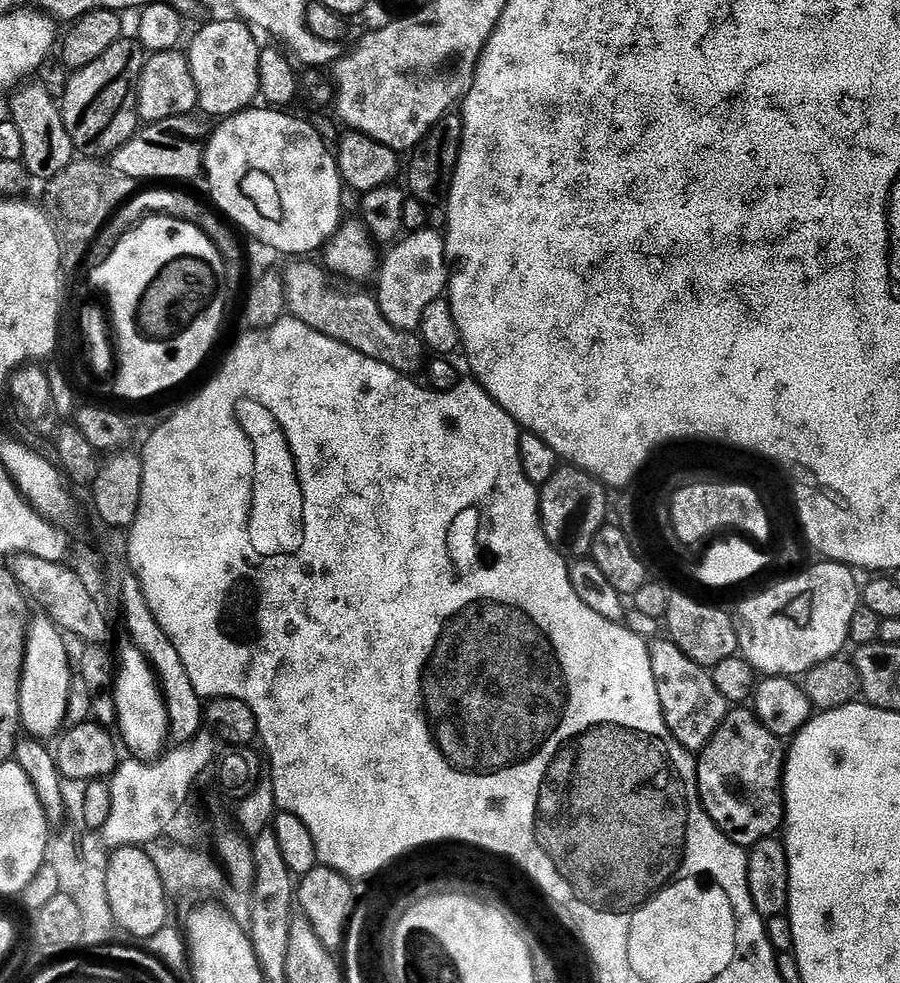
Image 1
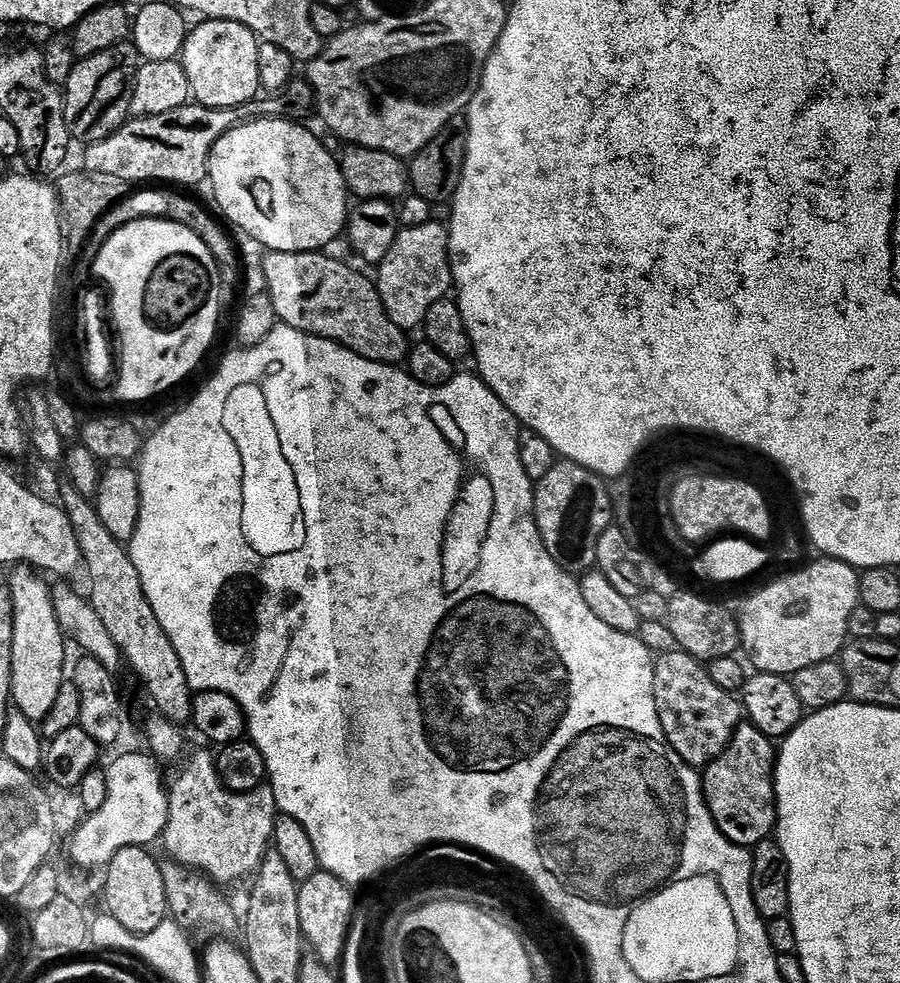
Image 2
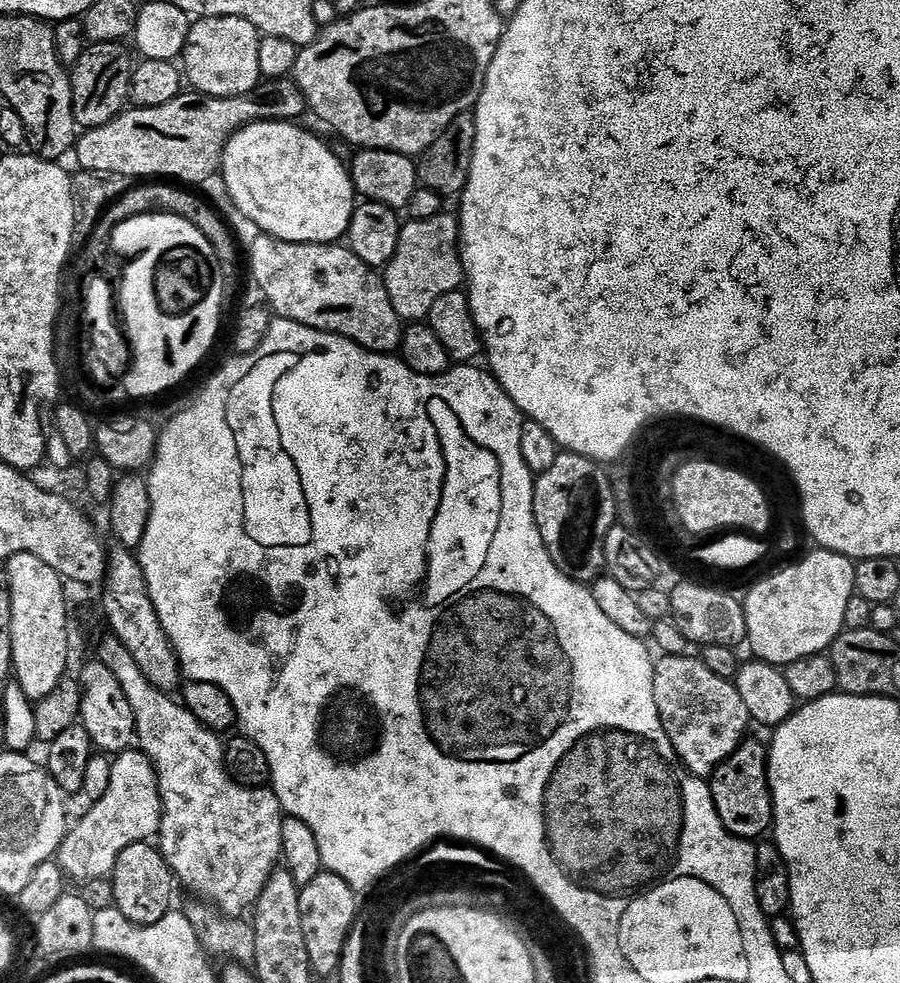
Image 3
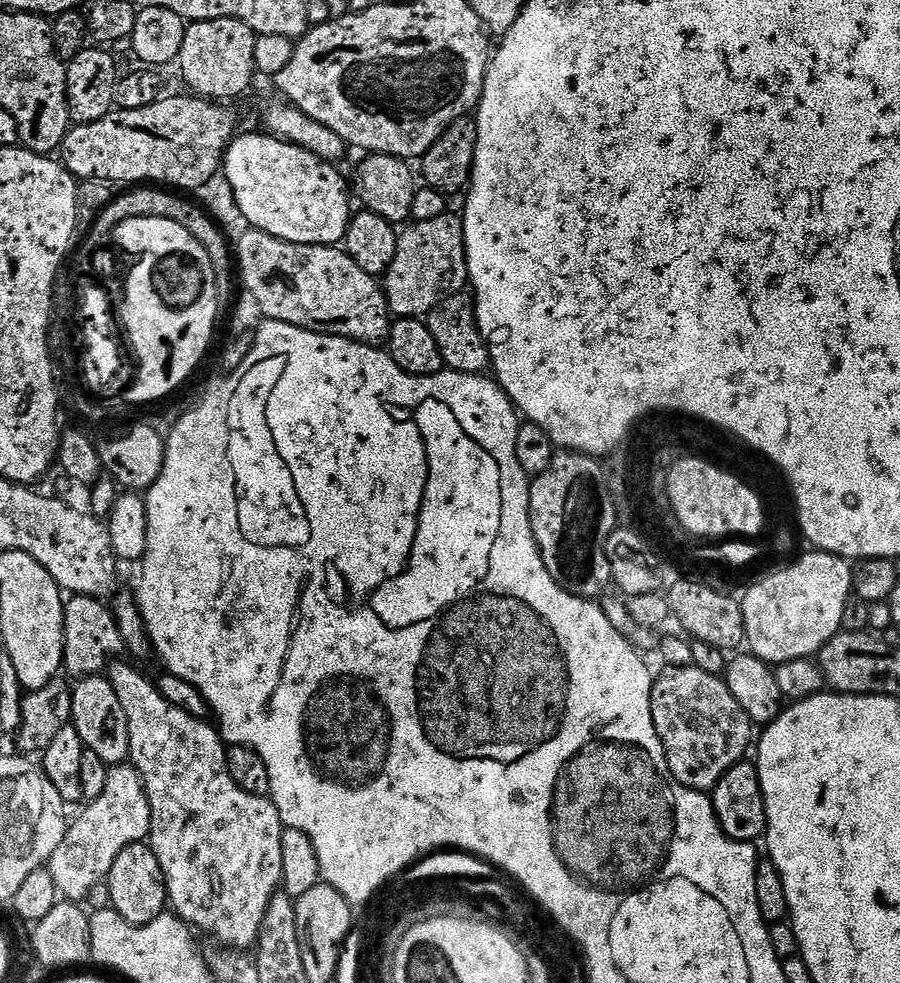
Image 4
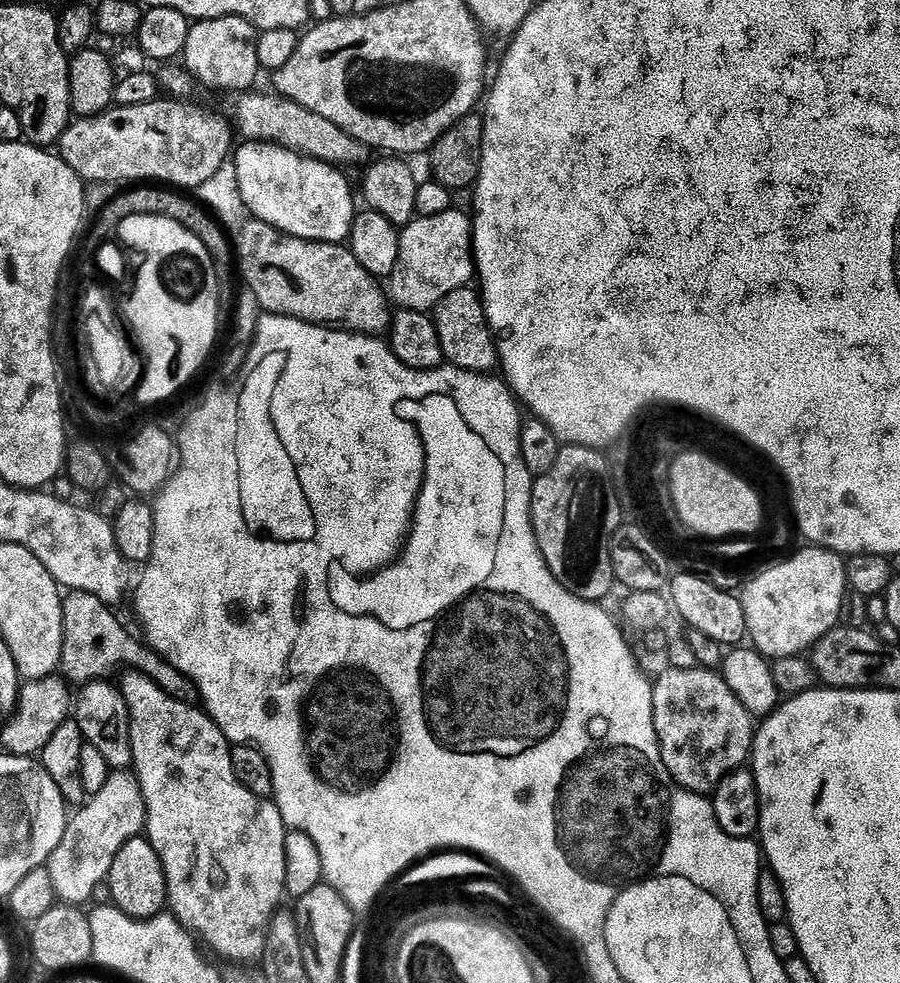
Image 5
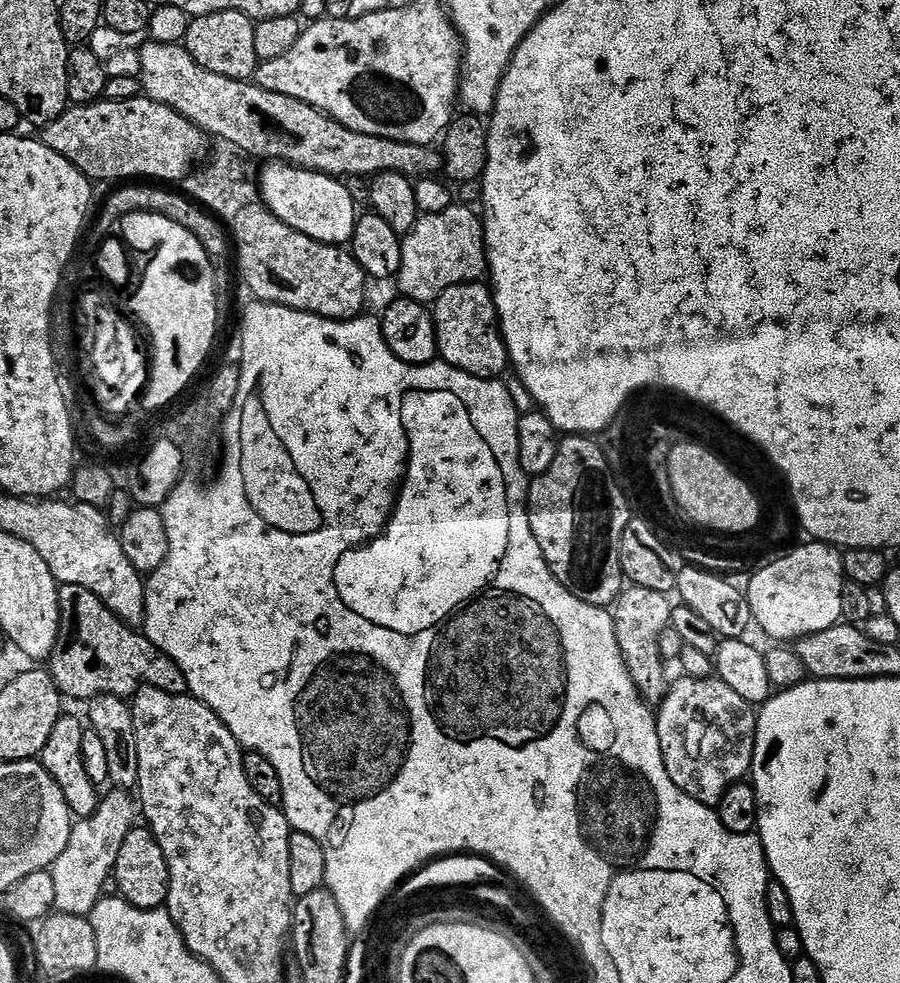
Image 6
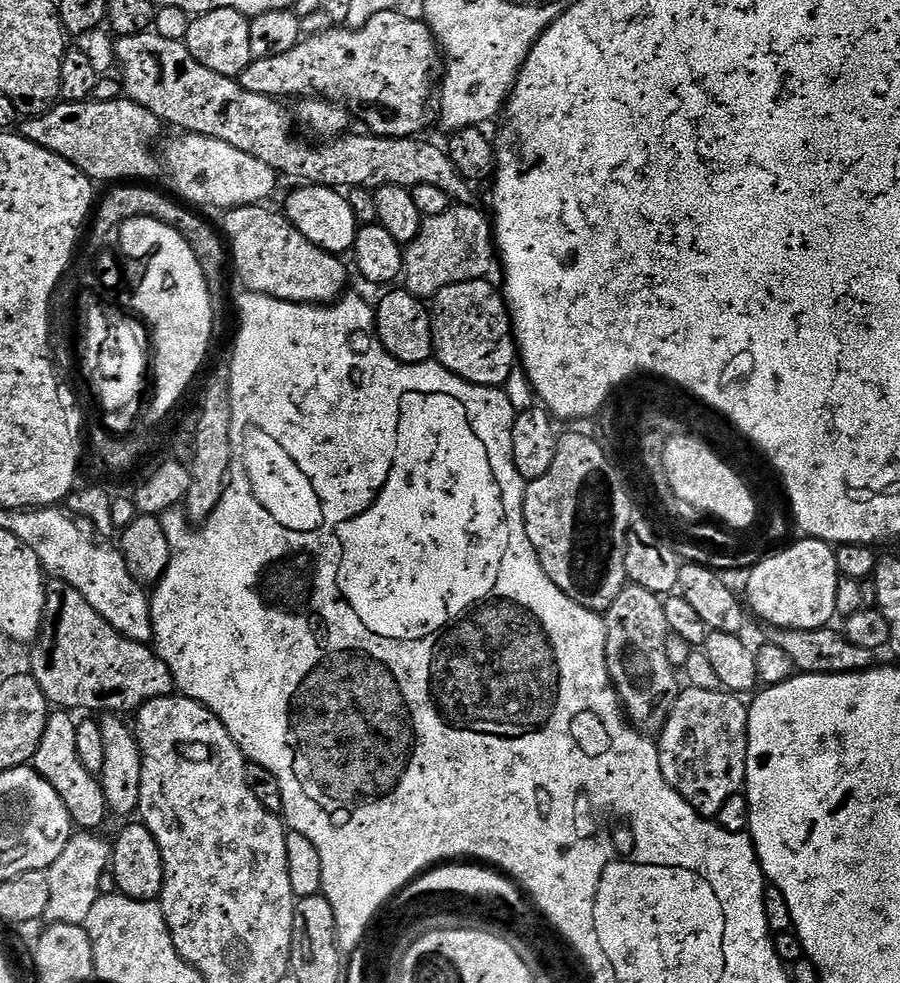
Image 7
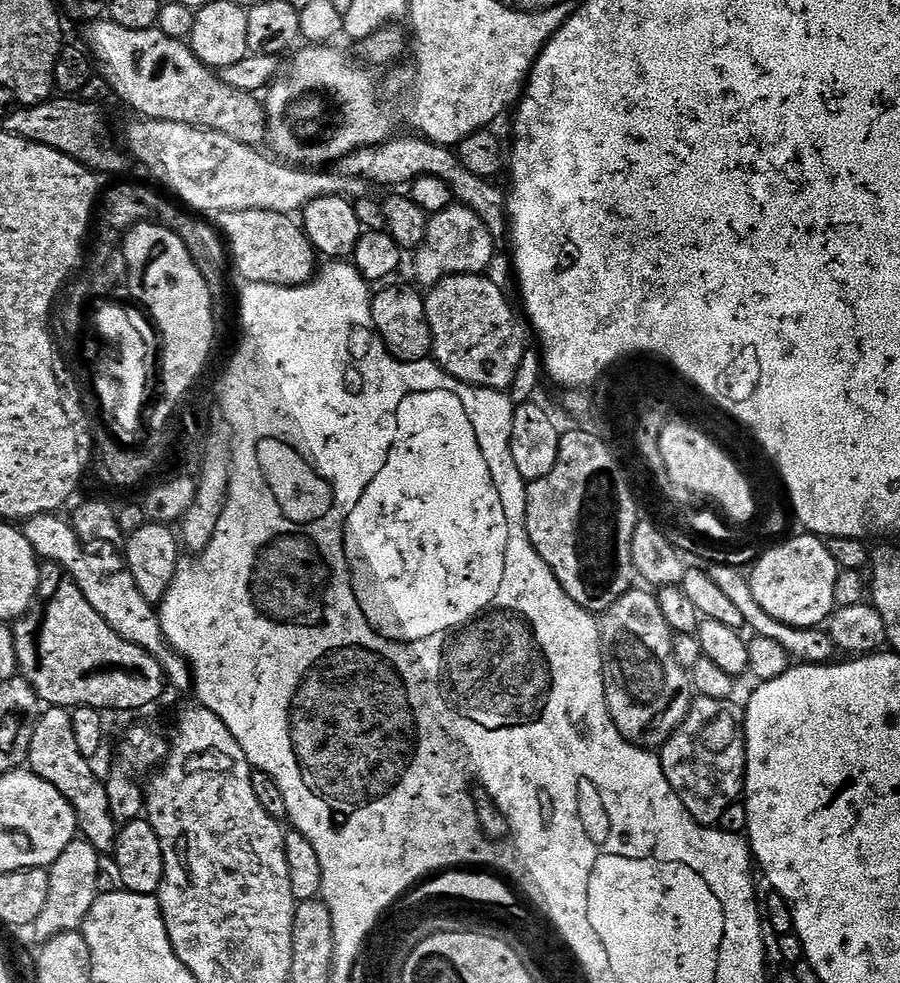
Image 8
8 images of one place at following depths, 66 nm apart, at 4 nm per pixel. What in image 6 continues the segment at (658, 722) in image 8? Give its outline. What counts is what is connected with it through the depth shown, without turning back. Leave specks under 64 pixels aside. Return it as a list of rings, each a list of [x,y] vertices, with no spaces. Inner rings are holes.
[[[625,587],[615,602],[610,612],[610,627],[614,630],[616,641],[620,647],[620,656],[624,660],[624,668],[628,671],[637,691],[640,692],[640,699],[649,705],[659,705],[670,687],[669,677],[664,677],[665,661],[660,658],[660,639],[662,634],[670,626],[673,601],[668,601],[669,597],[658,590],[646,590],[645,588]]]

